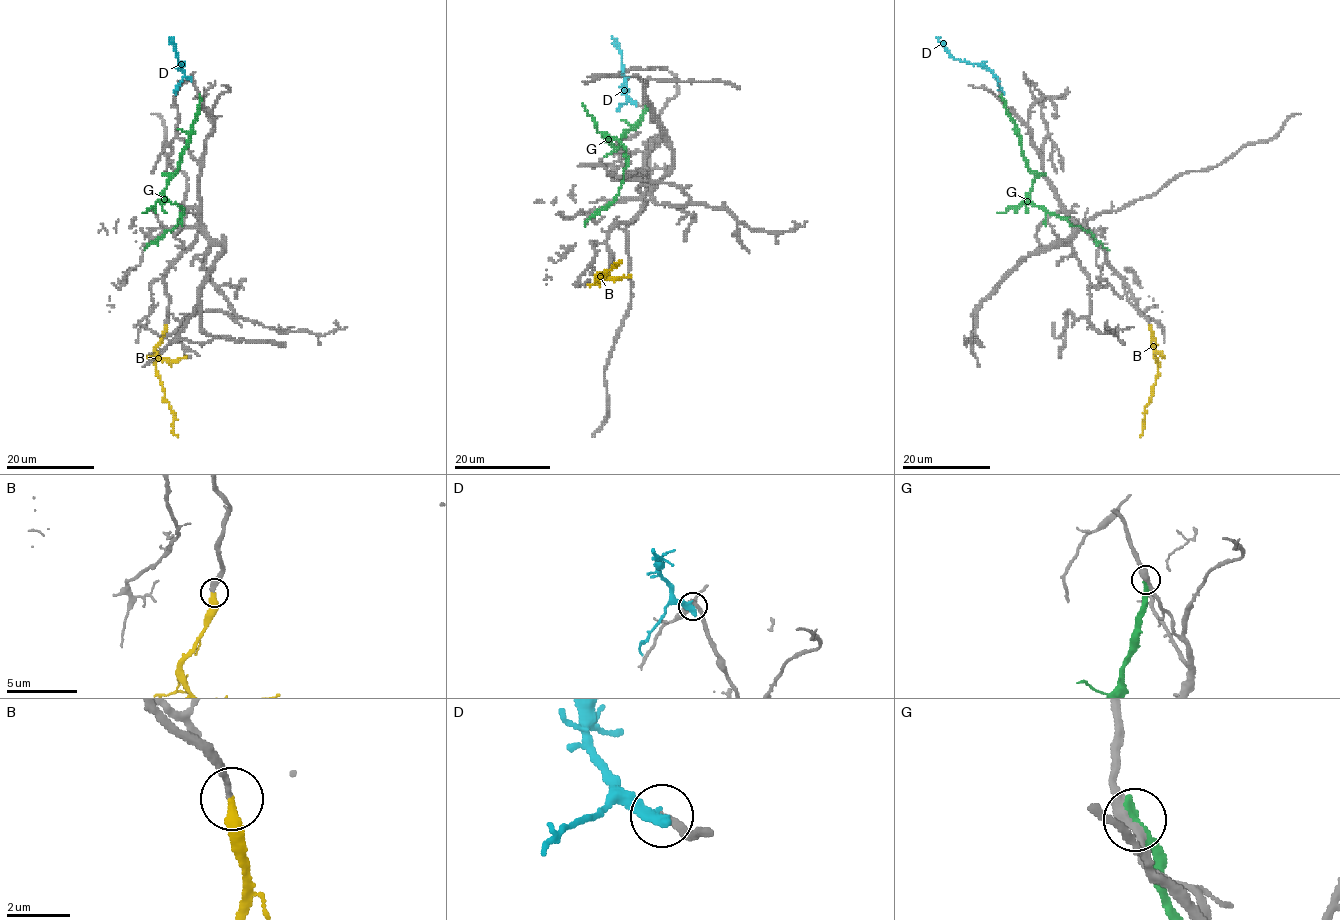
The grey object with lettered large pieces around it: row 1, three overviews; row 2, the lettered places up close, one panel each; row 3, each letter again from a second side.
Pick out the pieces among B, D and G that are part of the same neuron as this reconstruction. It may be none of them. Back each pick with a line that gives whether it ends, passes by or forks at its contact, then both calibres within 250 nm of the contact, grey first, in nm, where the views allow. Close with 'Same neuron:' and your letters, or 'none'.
B: it ends | 220/380 nm
Same neuron: B

